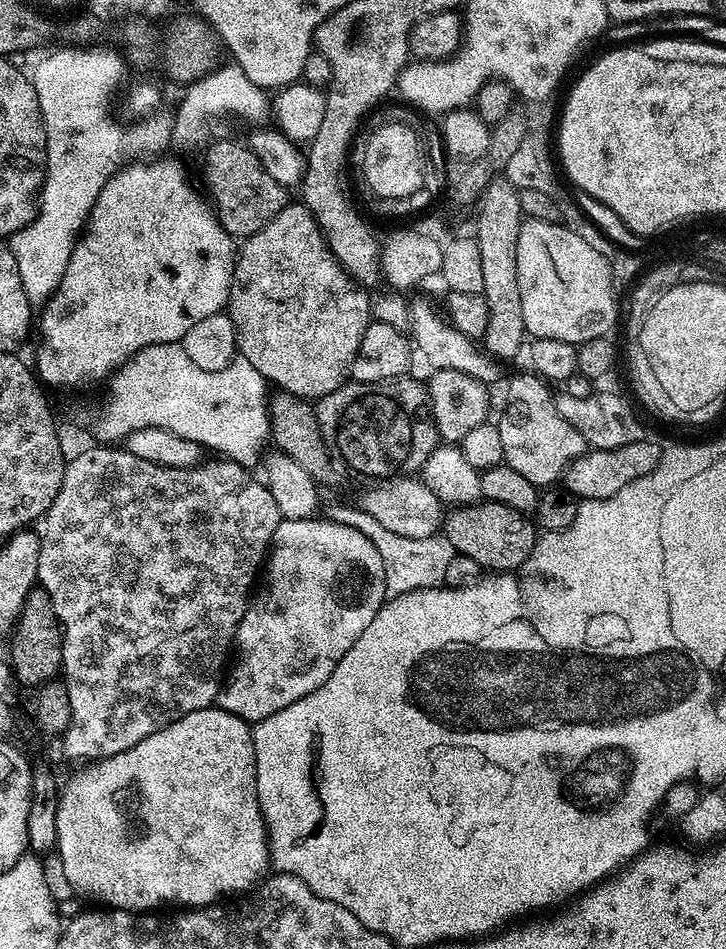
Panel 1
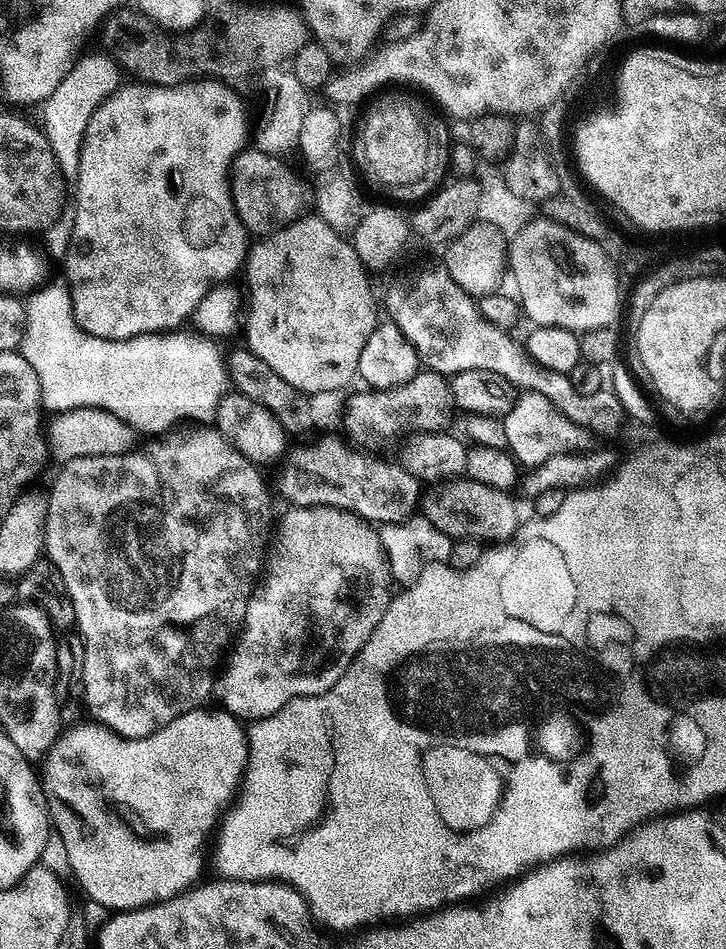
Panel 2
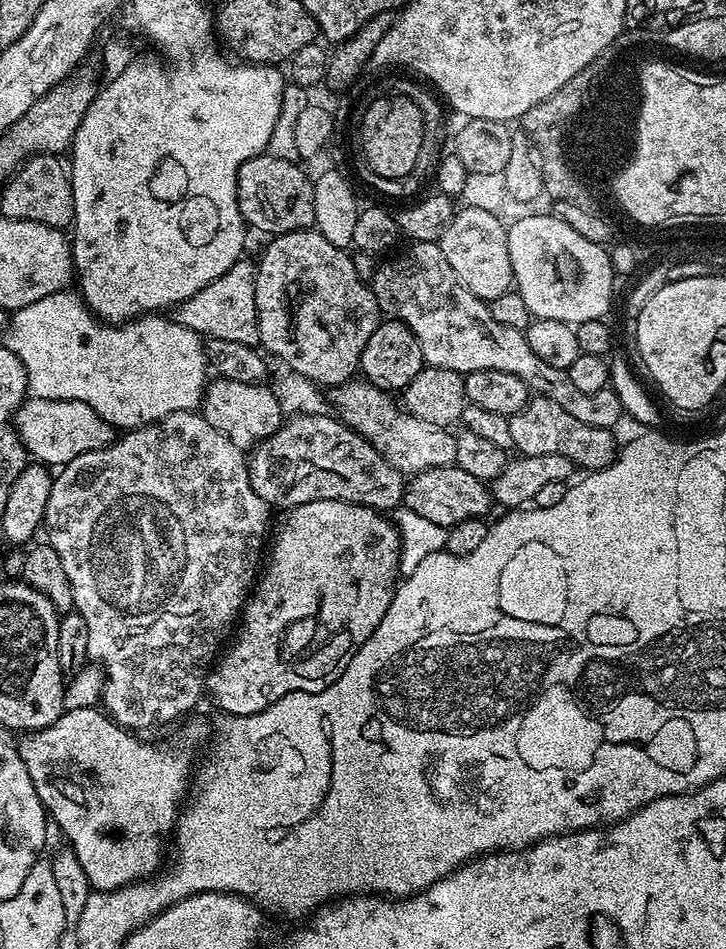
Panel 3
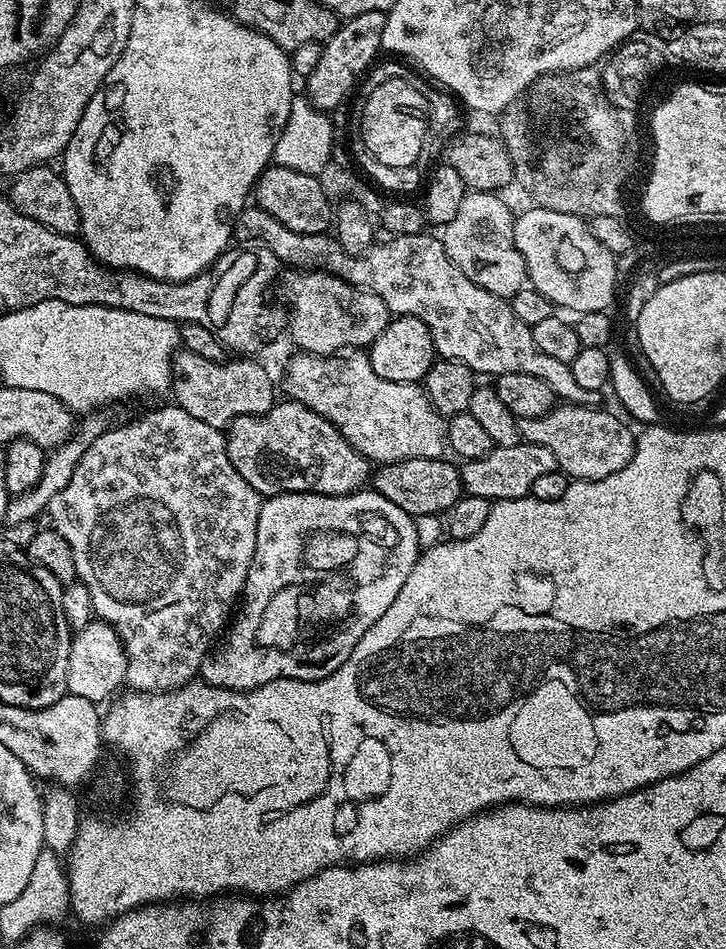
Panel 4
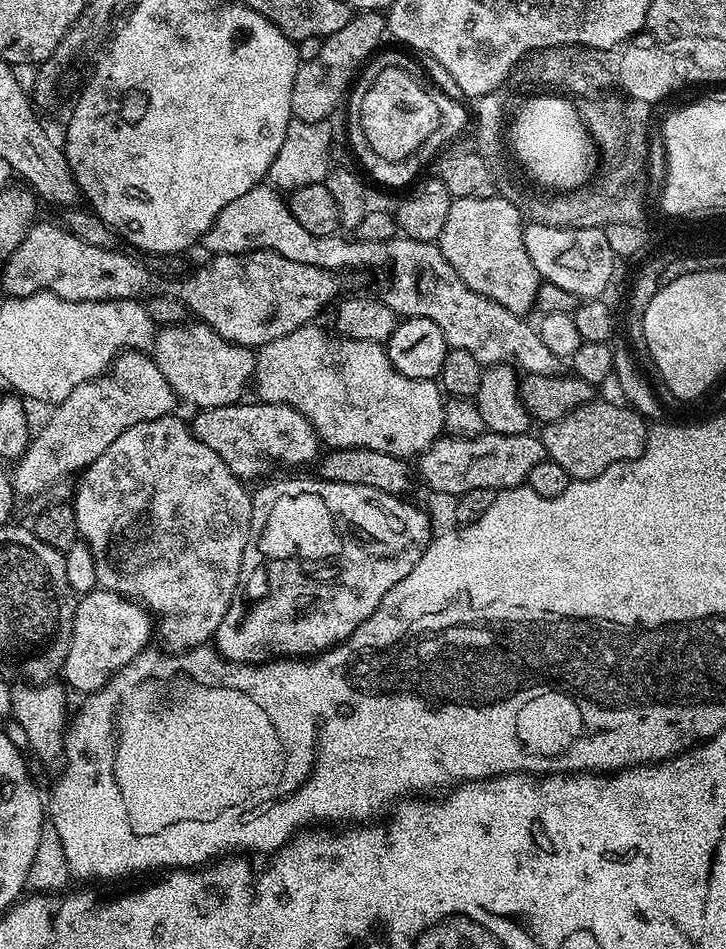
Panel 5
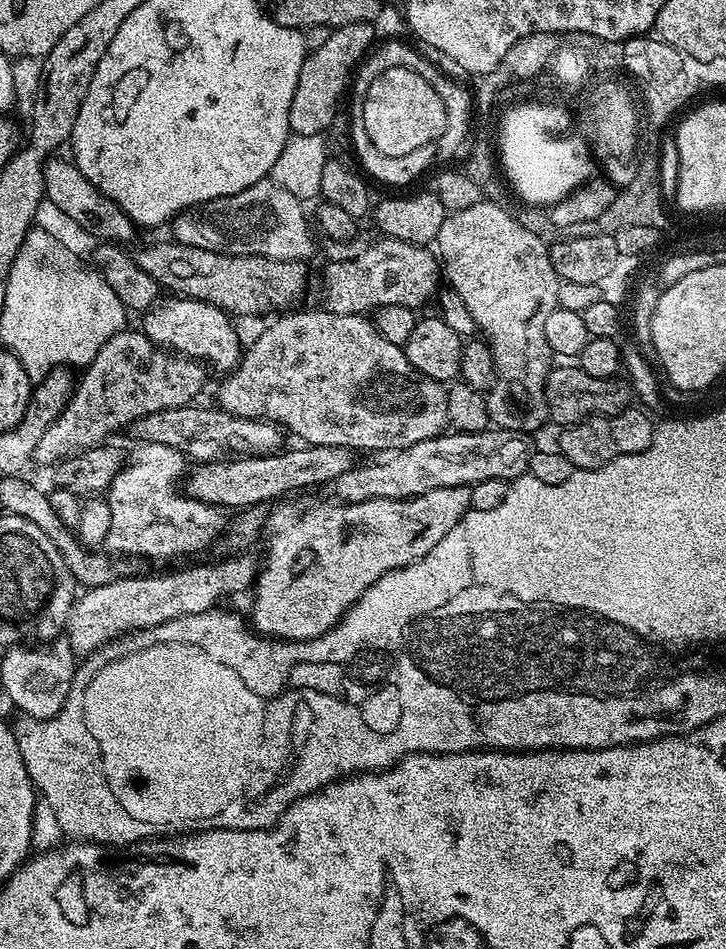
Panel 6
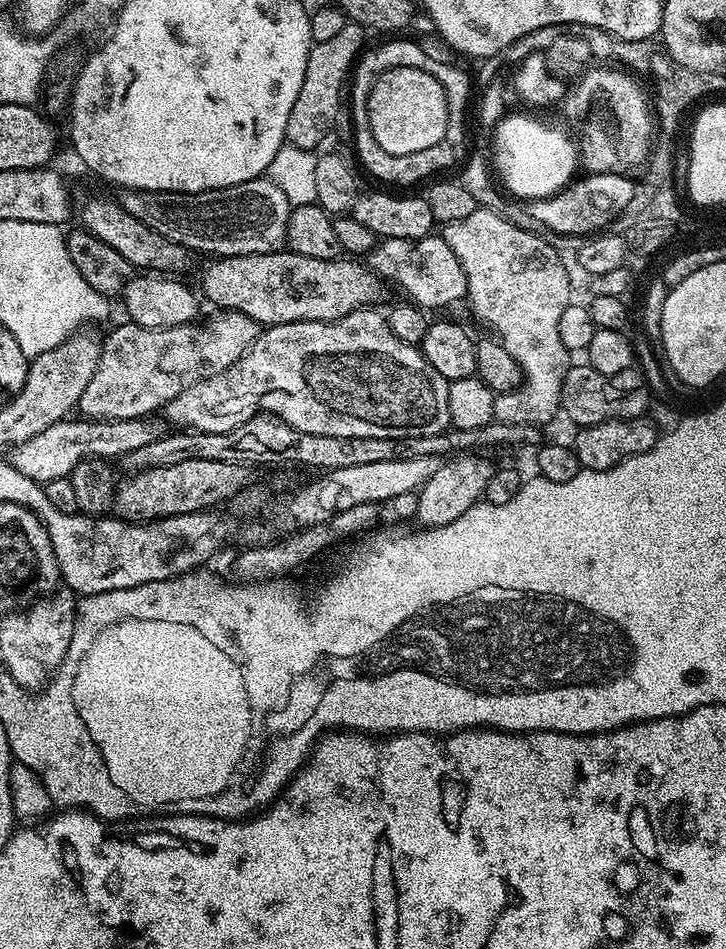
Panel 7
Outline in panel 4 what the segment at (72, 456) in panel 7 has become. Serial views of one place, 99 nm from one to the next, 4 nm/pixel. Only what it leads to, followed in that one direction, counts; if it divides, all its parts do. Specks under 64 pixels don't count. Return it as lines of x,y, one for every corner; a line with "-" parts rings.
281,399
261,416
243,416
234,418
234,422
226,429
230,462
234,462
234,470
254,486
261,497
281,496
291,492
313,492
327,496
345,496
351,492
359,492
369,483
370,462
322,414
314,414
306,406
296,400

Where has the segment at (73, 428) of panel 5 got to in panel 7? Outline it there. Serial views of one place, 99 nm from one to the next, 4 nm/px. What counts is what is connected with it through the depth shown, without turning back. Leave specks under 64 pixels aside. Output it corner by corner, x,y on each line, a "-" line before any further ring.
220,310
215,314
217,316
210,317
205,324
193,322
169,328
143,328
131,322
118,325
108,337
103,337
100,361
94,370
94,378
90,378
86,390
82,390
78,405
79,415
89,421
129,420
139,416
152,416
190,386
209,380
214,374
222,374
222,370
234,366
234,362
241,360
256,341
258,325
241,312

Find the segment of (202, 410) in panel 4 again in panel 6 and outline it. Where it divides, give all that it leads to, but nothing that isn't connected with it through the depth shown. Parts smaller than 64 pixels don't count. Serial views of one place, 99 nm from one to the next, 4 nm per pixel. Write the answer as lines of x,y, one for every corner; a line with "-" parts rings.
164,298
143,313
142,320
144,335
157,348
191,356
193,360
203,362
209,369
217,368
220,374
231,372
240,362
242,343
240,344
240,336
232,325
233,317
218,306
204,300

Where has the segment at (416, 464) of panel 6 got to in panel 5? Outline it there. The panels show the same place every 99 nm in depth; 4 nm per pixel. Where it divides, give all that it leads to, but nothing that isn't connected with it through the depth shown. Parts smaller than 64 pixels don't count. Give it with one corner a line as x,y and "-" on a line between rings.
485,430
481,436
458,438
445,435
430,445
418,457
418,476
436,492
445,492
449,498
470,490
503,490
518,488
527,481
530,470
545,459
539,435
531,431
522,434
498,434

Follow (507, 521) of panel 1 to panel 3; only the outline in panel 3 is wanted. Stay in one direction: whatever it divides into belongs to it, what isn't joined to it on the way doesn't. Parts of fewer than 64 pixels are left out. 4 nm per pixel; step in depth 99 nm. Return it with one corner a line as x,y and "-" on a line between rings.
455,464
409,475
404,485
402,504
427,521
436,522
446,529
454,527
458,522
487,517
487,512
494,508
489,485
474,478
474,474
466,474
466,470
457,468

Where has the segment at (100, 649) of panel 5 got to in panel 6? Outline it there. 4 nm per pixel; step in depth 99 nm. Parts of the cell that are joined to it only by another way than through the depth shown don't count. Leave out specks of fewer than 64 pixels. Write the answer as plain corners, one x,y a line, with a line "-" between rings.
232,554
225,557
224,561
214,564
198,564
190,568
184,568
174,574
162,574
160,576
136,576
134,578
117,577
110,583
87,589
73,605
72,612
68,616
66,639
78,656
88,656
104,645
112,642
124,632
143,631
145,628
154,628
165,624
170,620
176,620
182,616
197,616
198,613
213,611
218,600
238,594
247,593
254,585
256,575
259,572
259,563
248,556
250,554

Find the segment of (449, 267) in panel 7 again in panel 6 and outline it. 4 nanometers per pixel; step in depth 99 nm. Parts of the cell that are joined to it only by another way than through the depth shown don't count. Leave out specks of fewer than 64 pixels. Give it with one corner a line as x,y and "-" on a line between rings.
379,238
372,245
361,247
353,261
334,261
324,266
324,304
327,311
334,314
359,316
375,313
380,306
406,306
413,310
420,307
437,295
436,287
442,284
442,265
437,253
423,244
412,244
408,240

